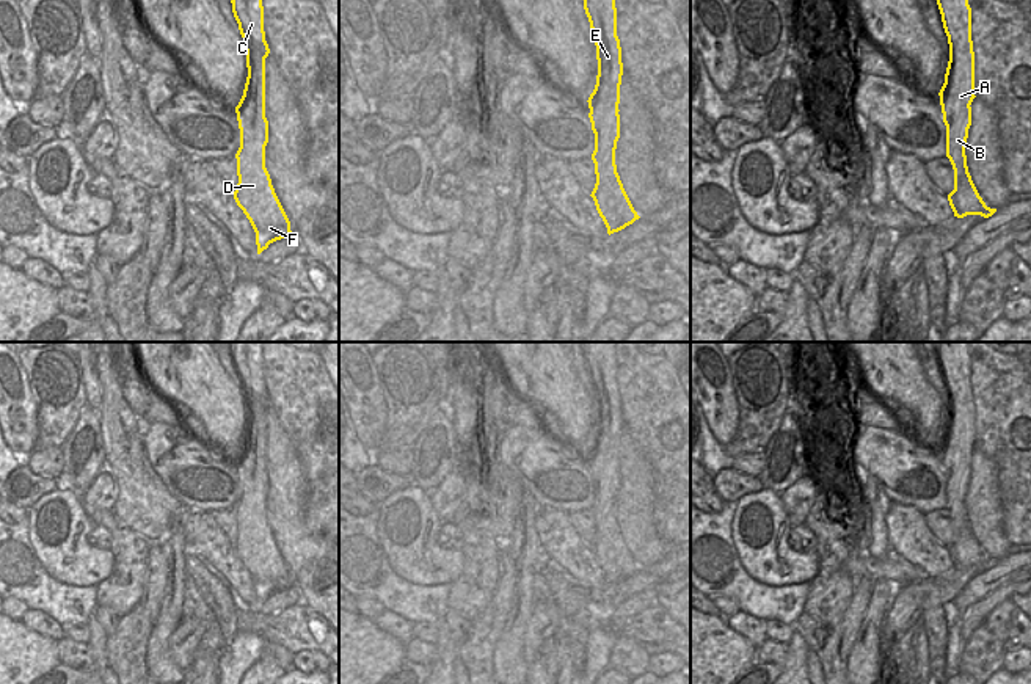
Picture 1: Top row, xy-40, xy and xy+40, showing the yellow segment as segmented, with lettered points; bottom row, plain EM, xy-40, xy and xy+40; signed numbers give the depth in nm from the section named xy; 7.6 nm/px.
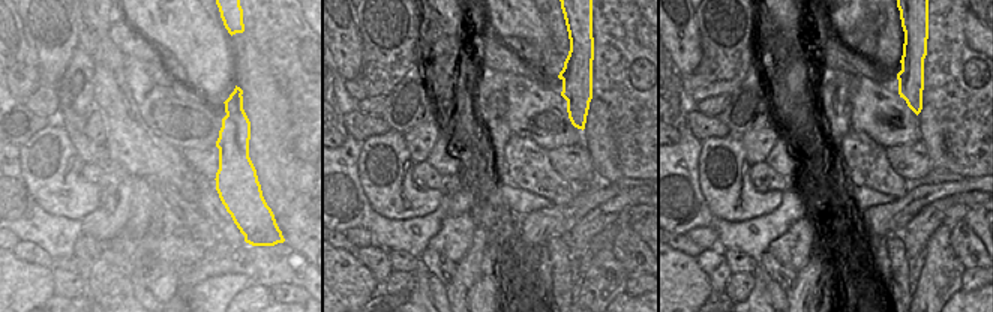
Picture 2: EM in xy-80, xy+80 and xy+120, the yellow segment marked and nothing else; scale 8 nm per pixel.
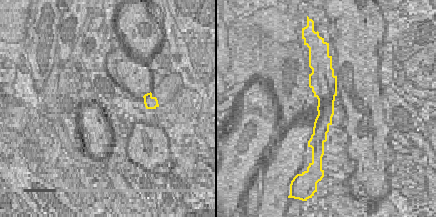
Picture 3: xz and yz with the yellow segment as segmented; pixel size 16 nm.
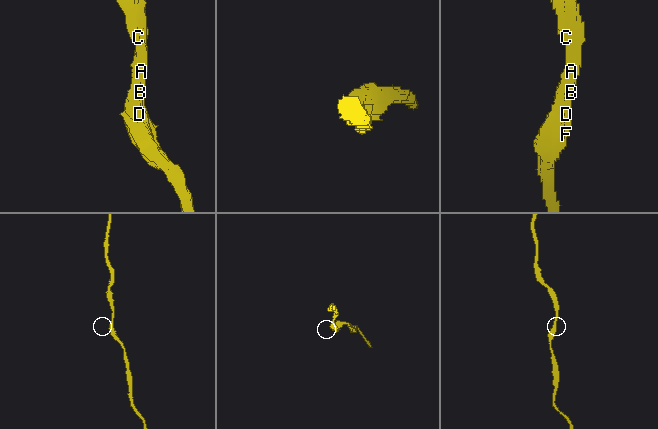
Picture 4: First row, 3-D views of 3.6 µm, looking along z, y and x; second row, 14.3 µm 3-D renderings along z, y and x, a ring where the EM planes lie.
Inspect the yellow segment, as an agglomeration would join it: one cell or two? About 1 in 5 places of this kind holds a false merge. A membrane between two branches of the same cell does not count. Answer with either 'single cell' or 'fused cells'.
single cell

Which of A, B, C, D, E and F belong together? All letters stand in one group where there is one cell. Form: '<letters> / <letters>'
A B C D E F

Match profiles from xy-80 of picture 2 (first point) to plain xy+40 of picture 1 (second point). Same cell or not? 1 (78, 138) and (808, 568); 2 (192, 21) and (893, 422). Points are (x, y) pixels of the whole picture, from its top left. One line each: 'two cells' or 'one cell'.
1: two cells
2: two cells

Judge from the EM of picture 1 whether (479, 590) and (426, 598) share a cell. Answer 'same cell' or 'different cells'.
different cells

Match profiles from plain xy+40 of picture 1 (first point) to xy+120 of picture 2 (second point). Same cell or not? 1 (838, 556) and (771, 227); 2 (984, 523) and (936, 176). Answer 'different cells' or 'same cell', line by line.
1: different cells
2: different cells

